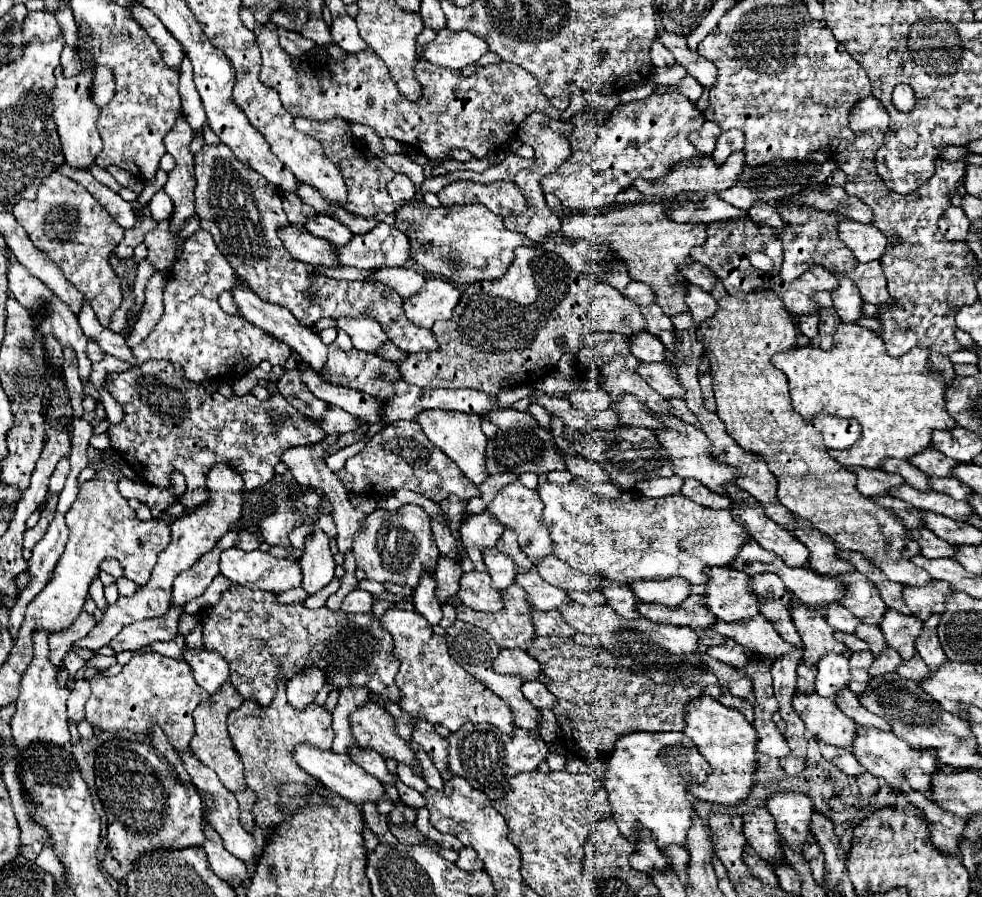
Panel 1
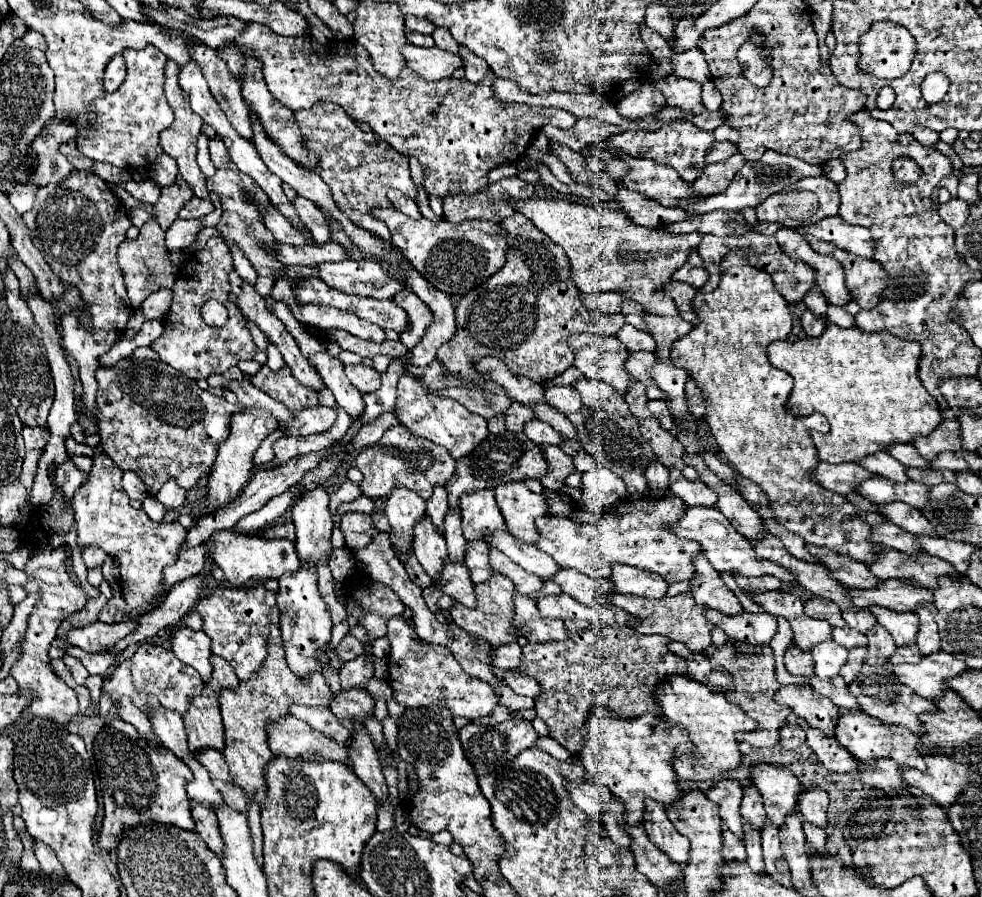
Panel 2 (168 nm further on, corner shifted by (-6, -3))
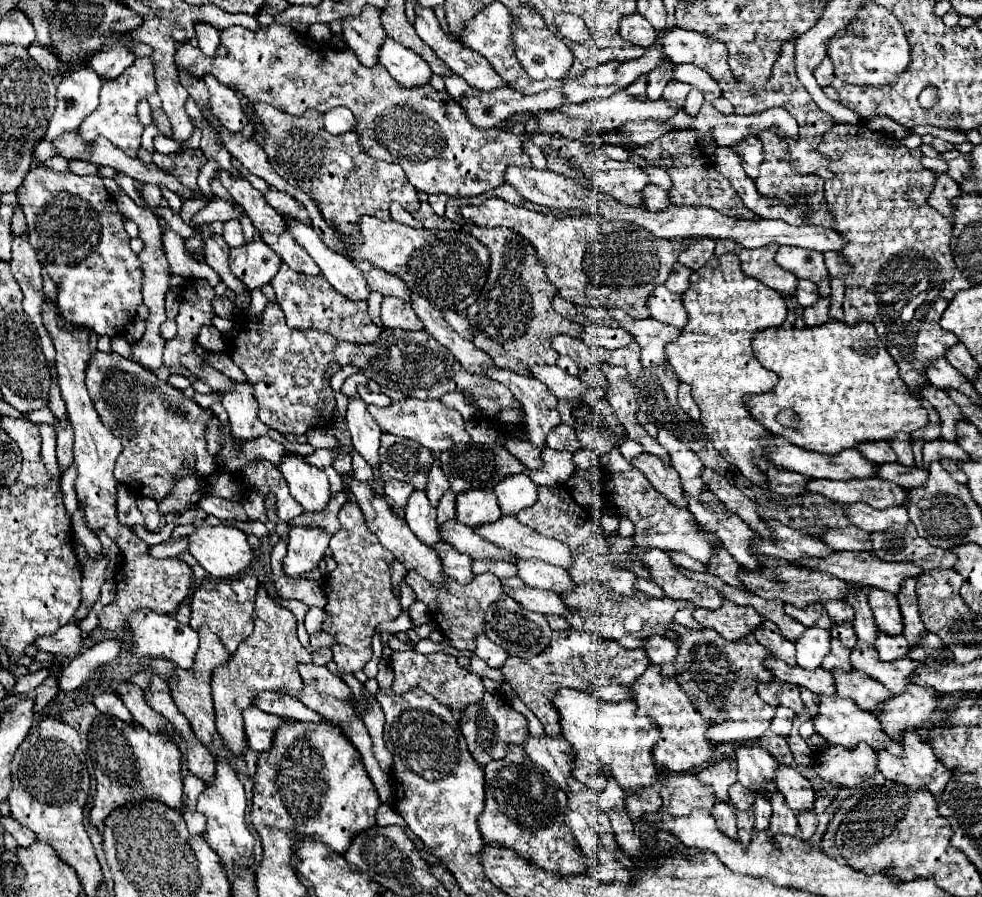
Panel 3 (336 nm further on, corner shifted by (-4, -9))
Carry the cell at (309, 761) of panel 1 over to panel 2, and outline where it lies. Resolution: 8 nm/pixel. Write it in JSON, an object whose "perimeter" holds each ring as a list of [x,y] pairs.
{"perimeter":[[[293,716],[269,726],[269,748],[273,754],[285,754],[287,758],[319,756],[323,760],[337,760],[349,766],[345,746],[329,740],[325,734],[313,730]]]}

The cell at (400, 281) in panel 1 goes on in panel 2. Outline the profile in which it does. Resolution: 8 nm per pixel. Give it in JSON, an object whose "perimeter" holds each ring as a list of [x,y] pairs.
{"perimeter":[[[365,260],[365,262],[325,262],[319,264],[319,278],[325,280],[335,290],[347,294],[361,294],[371,298],[393,298],[393,294],[401,292],[405,286],[397,282],[391,274],[385,274],[385,268],[379,262]]]}

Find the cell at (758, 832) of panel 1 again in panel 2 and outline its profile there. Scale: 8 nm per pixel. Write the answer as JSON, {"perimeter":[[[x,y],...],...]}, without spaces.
{"perimeter":[[[755,786],[745,788],[745,796],[743,796],[743,804],[741,804],[741,818],[747,824],[755,826],[757,830],[763,830],[763,826],[767,824],[763,798],[761,798],[761,794],[759,794],[759,790]]]}

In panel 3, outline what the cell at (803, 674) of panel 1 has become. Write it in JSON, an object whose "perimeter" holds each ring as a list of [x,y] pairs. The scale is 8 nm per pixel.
{"perimeter":[[[765,620],[765,622],[759,626],[759,630],[755,628],[755,638],[757,638],[761,644],[765,644],[765,648],[767,648],[773,656],[781,658],[781,660],[787,662],[787,664],[795,664],[795,646],[793,646],[793,642],[789,642],[787,638],[783,638],[783,634],[781,634],[771,622]]]}

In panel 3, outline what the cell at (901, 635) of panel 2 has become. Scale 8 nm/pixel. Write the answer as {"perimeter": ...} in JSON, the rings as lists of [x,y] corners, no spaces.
{"perimeter":[[[869,588],[869,606],[875,616],[875,624],[885,634],[901,634],[903,632],[903,616],[897,604],[897,598],[891,592],[879,592],[879,588]]]}

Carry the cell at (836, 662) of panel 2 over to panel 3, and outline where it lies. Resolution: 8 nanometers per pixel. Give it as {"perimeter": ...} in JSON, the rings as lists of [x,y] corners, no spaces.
{"perimeter":[[[807,628],[807,632],[803,632],[803,636],[799,636],[799,640],[793,642],[795,644],[795,660],[801,668],[813,670],[817,666],[821,666],[821,660],[827,656],[829,652],[829,644],[831,644],[831,636],[829,630],[823,628]]]}

